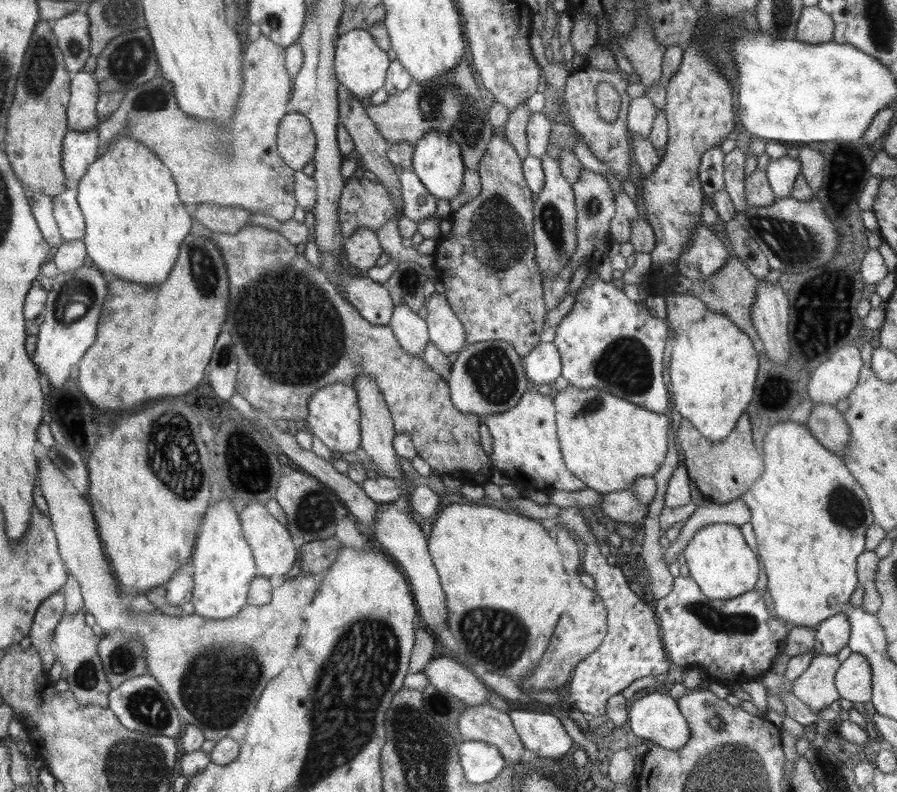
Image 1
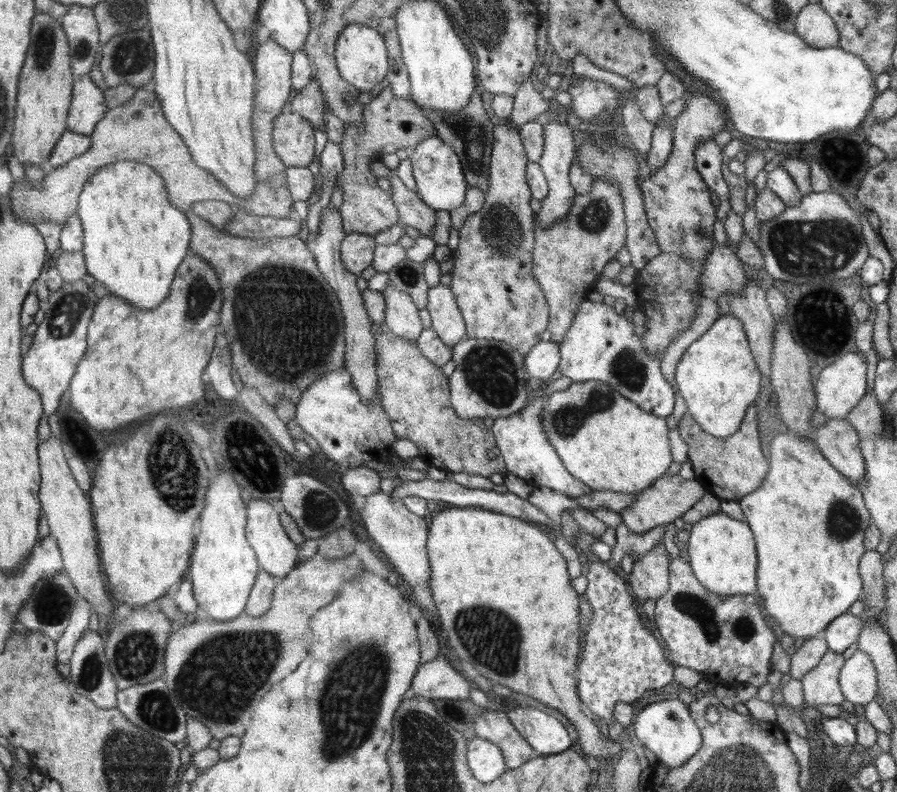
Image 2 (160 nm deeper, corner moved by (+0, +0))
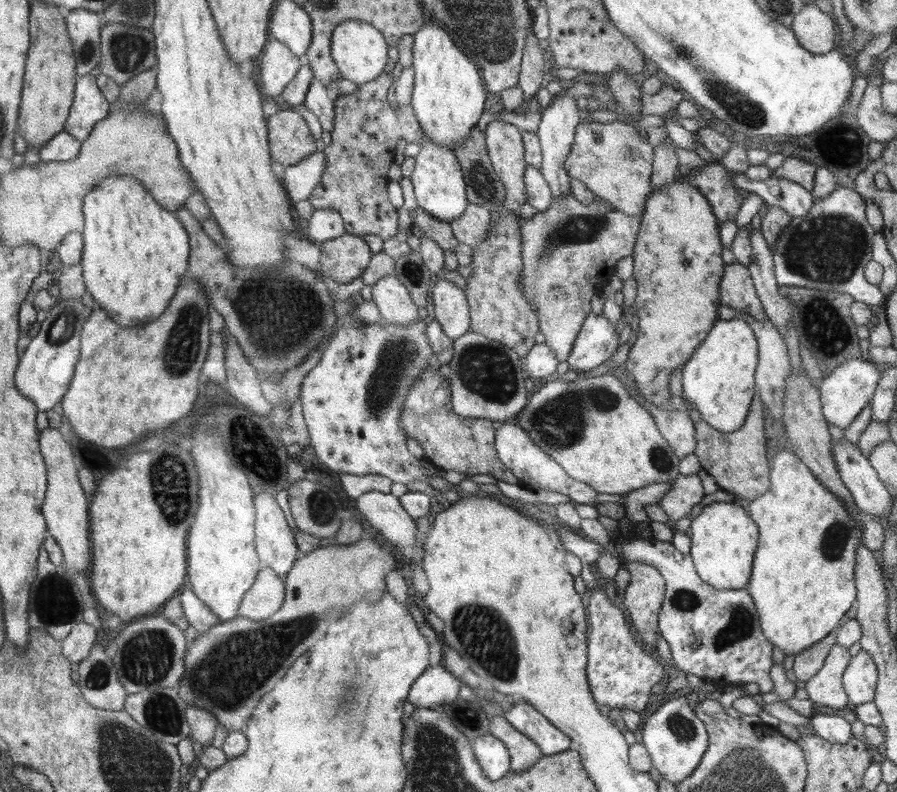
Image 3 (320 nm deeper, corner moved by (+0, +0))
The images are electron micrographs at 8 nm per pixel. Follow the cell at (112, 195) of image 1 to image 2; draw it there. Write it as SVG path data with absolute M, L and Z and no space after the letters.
M133 160L106 165L84 183L77 211L83 228L87 273L110 292L142 309L158 307L170 293L176 270L189 251L191 224L169 200L163 177Z

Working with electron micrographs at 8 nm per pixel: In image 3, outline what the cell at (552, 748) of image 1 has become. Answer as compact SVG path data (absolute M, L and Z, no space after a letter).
M518 699L515 705L502 715L518 732L532 740L540 748L542 755L556 755L571 748L570 737L522 699Z

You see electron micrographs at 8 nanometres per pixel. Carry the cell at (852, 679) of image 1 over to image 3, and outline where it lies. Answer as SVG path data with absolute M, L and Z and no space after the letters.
M865 650L851 656L843 674L843 687L850 702L855 705L872 702L877 687L877 666Z

